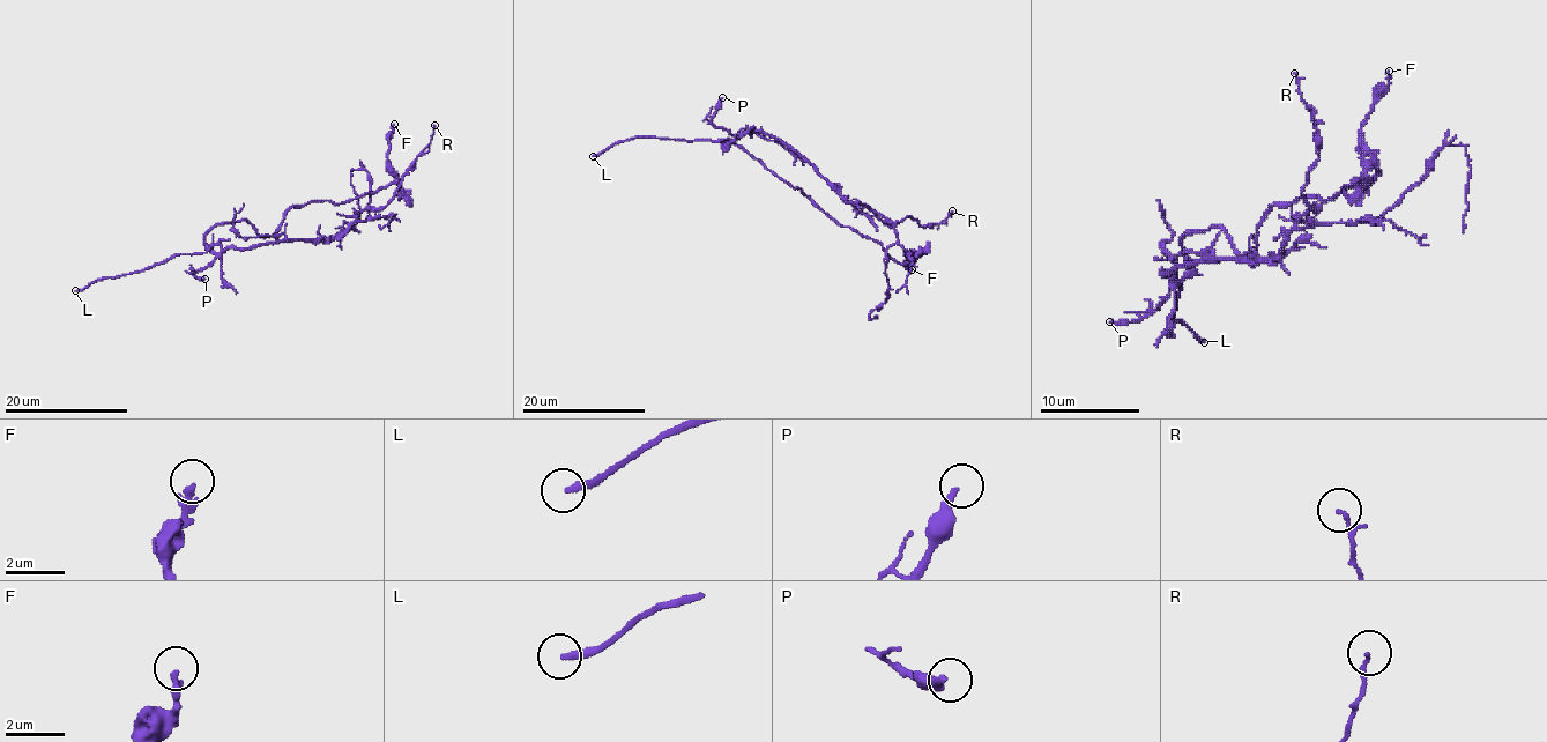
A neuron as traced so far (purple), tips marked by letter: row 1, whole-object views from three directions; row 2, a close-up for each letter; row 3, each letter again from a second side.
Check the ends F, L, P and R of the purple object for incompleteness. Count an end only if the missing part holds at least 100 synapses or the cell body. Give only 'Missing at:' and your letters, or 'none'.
Missing at: L

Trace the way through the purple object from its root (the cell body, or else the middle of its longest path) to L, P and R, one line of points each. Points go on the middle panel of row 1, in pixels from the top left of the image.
L: (744, 130), (739, 138), (722, 140), (633, 138), (618, 140), (593, 156)
P: (744, 130), (730, 134), (712, 123), (716, 104), (722, 97)
R: (744, 130), (781, 139), (843, 198), (884, 222), (899, 223), (909, 215), (927, 227), (952, 210)

